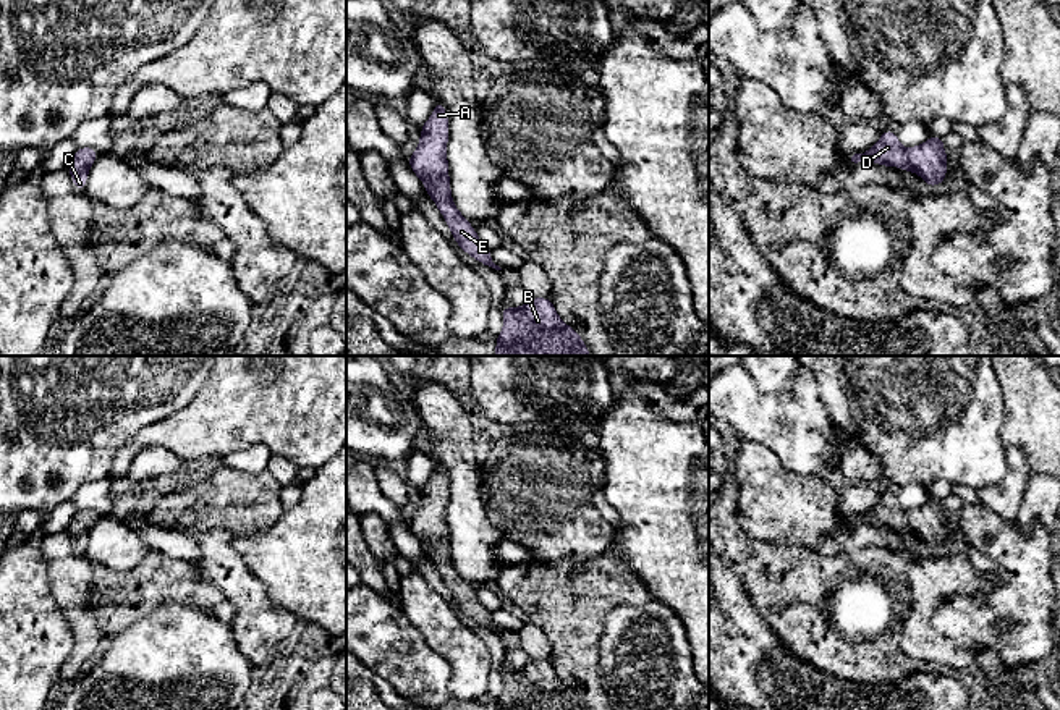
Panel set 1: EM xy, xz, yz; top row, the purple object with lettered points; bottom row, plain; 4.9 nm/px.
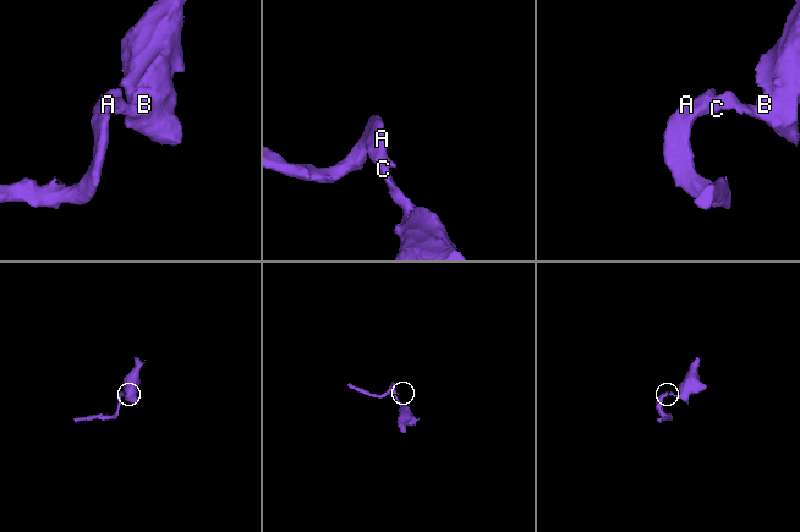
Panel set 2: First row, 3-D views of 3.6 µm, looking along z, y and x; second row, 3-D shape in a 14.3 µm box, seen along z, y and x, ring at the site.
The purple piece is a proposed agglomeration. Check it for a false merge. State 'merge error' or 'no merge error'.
no merge error

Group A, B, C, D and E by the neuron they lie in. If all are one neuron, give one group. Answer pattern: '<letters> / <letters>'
A B C D E

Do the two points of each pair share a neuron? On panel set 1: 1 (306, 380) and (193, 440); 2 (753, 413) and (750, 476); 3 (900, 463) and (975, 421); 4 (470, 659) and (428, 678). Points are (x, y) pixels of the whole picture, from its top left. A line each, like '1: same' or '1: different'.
1: same
2: different
3: same
4: different

